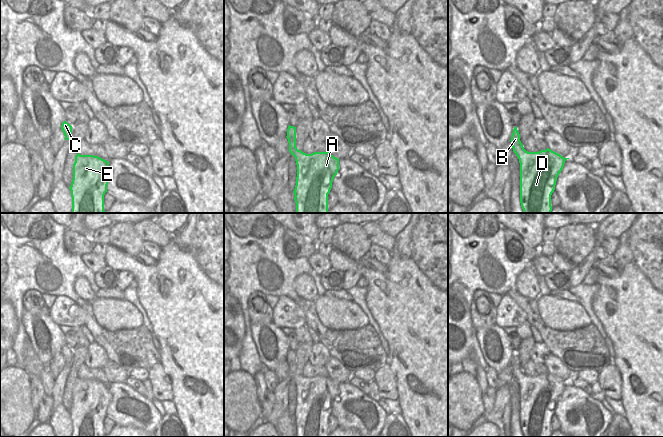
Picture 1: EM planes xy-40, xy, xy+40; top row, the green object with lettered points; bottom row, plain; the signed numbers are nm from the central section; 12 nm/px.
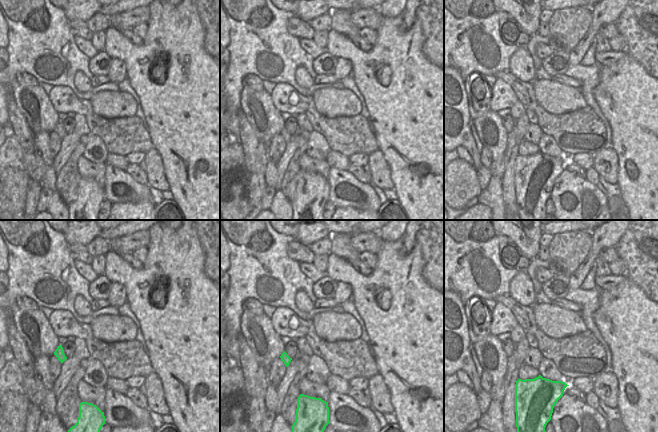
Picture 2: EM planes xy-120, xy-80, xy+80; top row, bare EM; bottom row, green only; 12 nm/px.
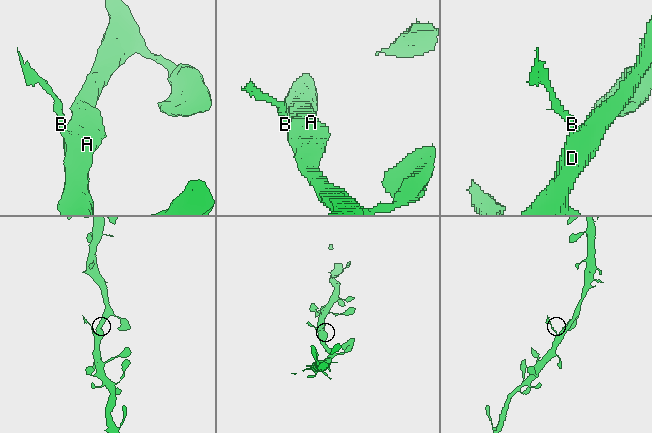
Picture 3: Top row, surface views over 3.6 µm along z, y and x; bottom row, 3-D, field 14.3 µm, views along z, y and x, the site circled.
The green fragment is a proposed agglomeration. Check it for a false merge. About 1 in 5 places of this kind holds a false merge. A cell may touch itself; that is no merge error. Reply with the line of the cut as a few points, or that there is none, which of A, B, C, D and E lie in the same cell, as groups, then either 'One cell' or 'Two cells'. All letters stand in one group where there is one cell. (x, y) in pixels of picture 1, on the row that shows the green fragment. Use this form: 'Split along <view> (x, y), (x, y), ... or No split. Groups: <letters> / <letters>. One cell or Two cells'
No split. Groups: A B C D E. One cell.

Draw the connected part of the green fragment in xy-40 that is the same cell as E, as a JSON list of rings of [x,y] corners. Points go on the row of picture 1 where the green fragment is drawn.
[[[94,155],[75,156],[69,187],[72,213],[105,213],[104,195],[111,178],[109,162]]]

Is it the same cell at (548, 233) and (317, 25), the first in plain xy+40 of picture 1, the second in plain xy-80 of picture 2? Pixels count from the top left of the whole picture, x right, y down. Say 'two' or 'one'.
one

